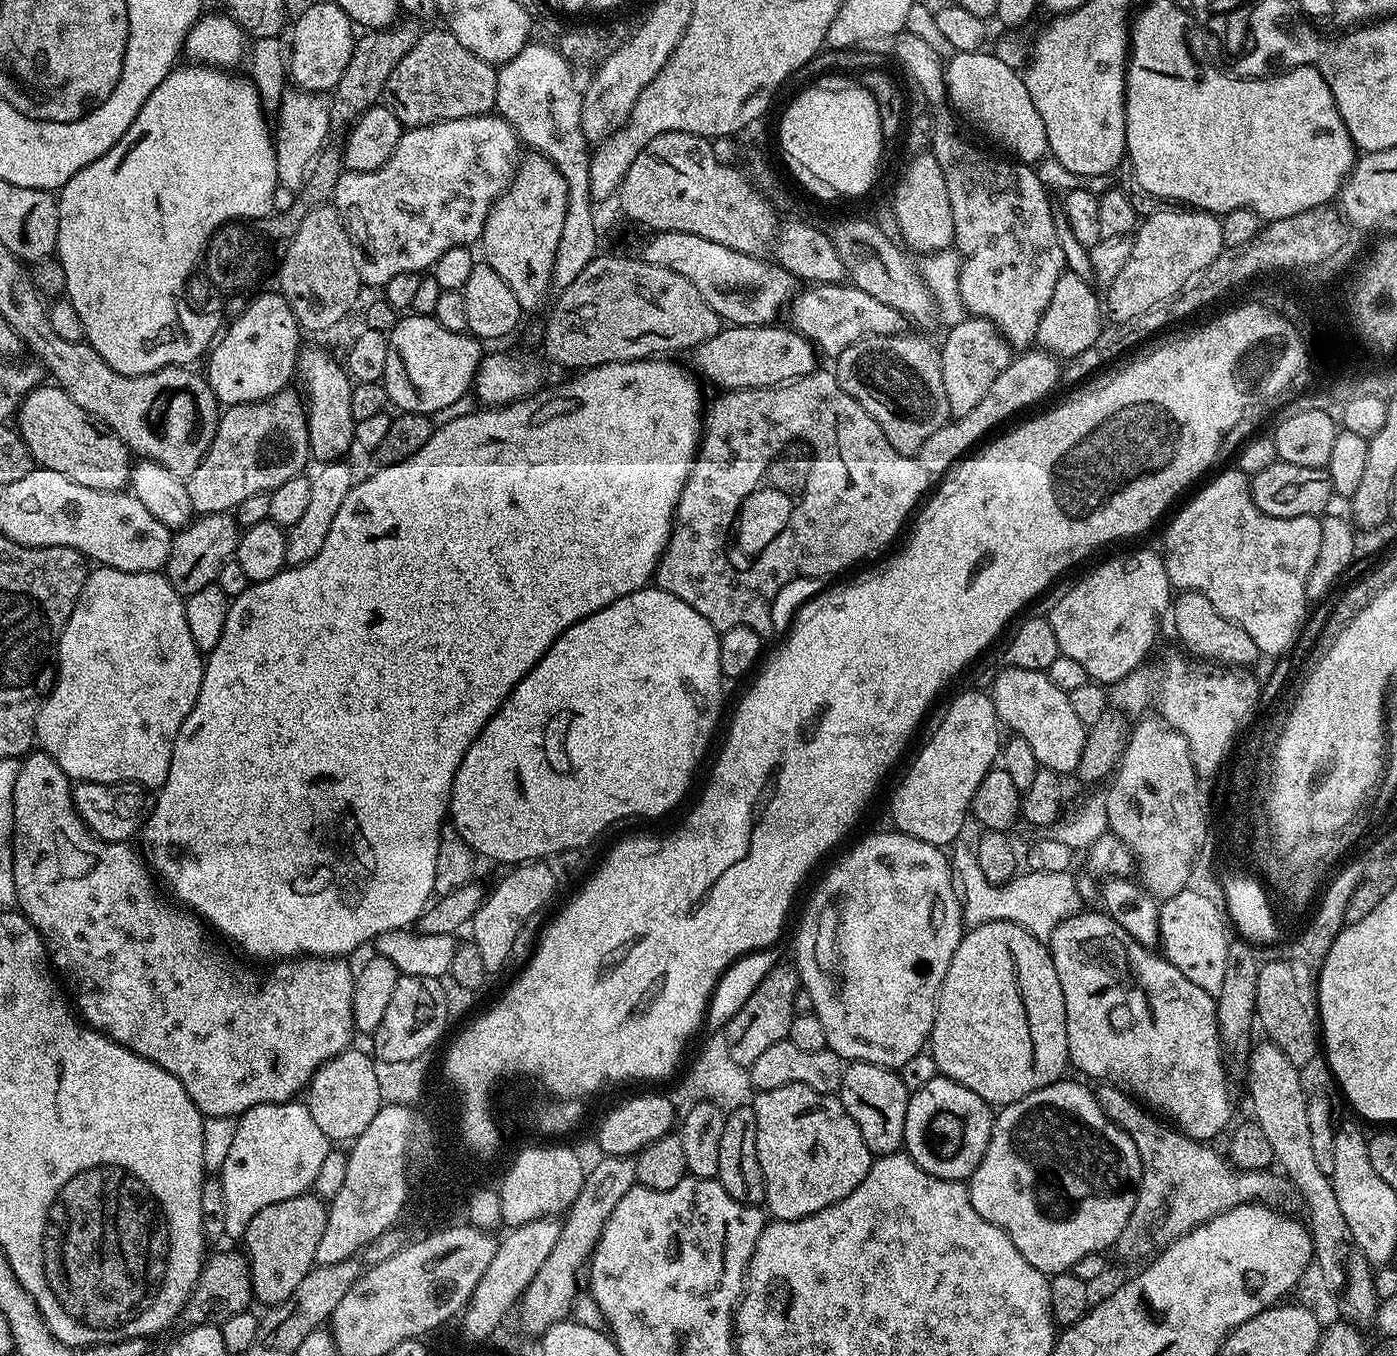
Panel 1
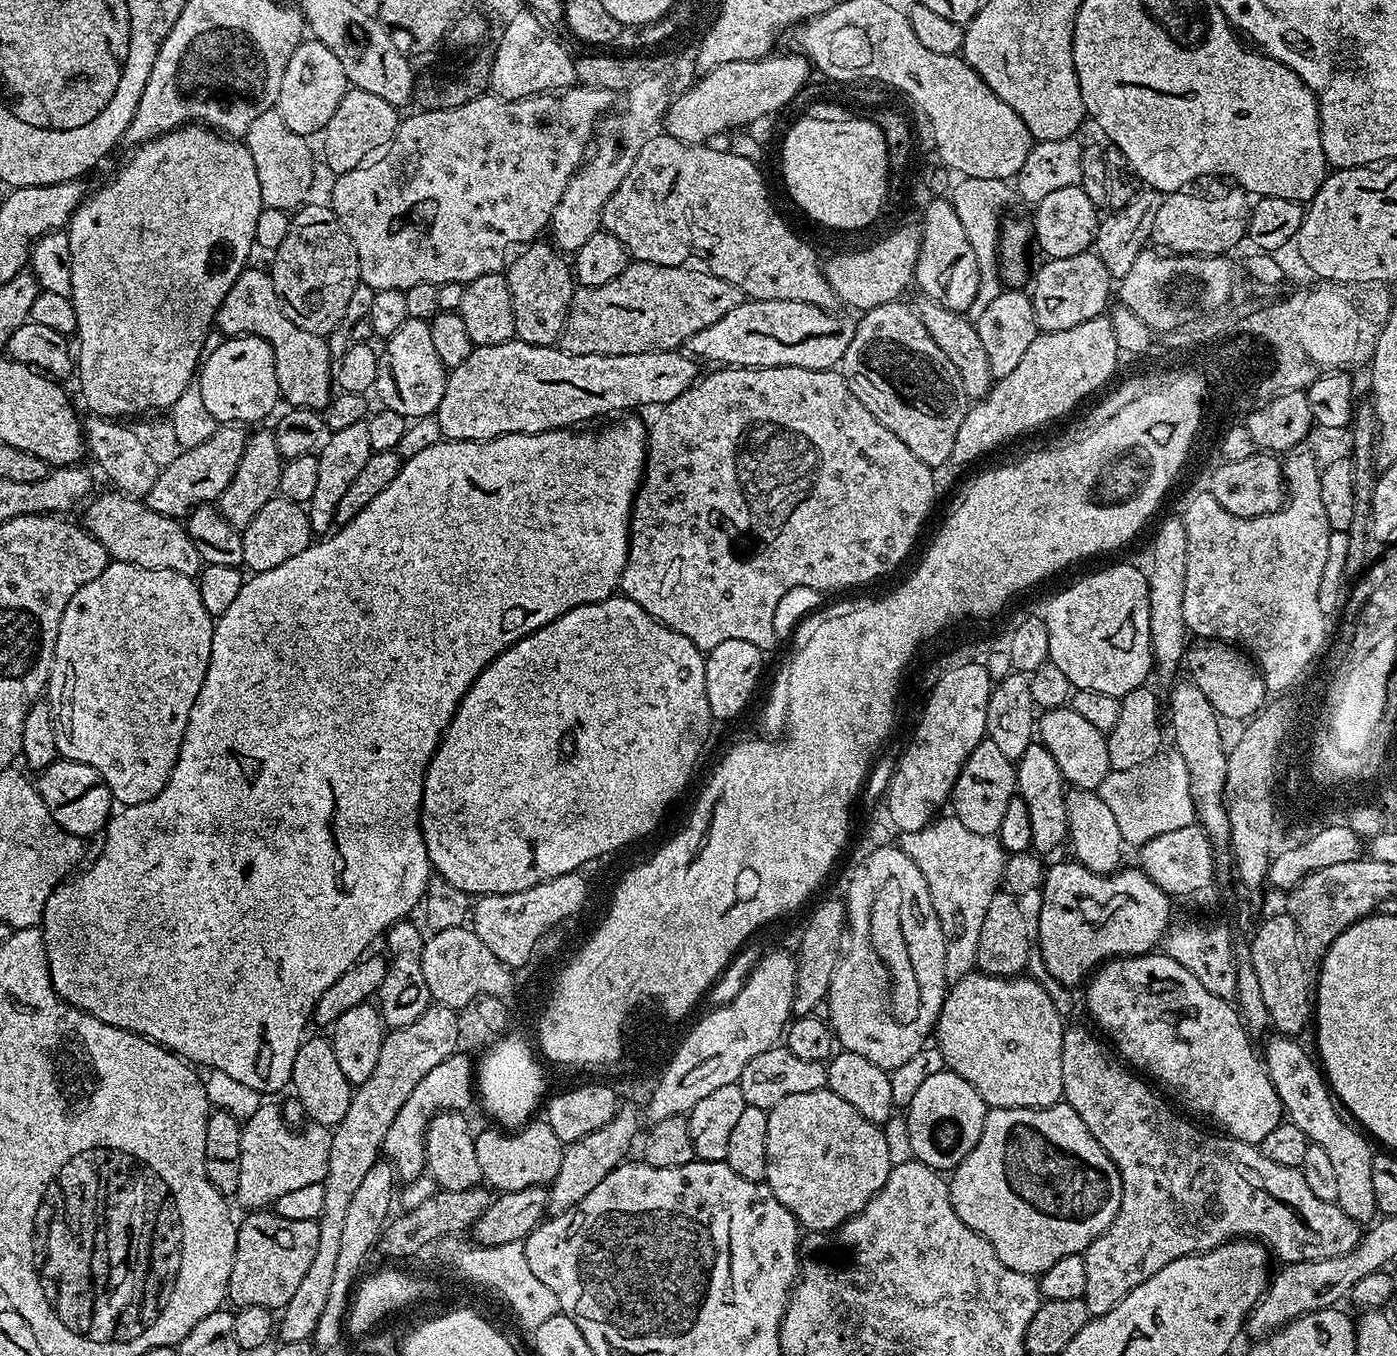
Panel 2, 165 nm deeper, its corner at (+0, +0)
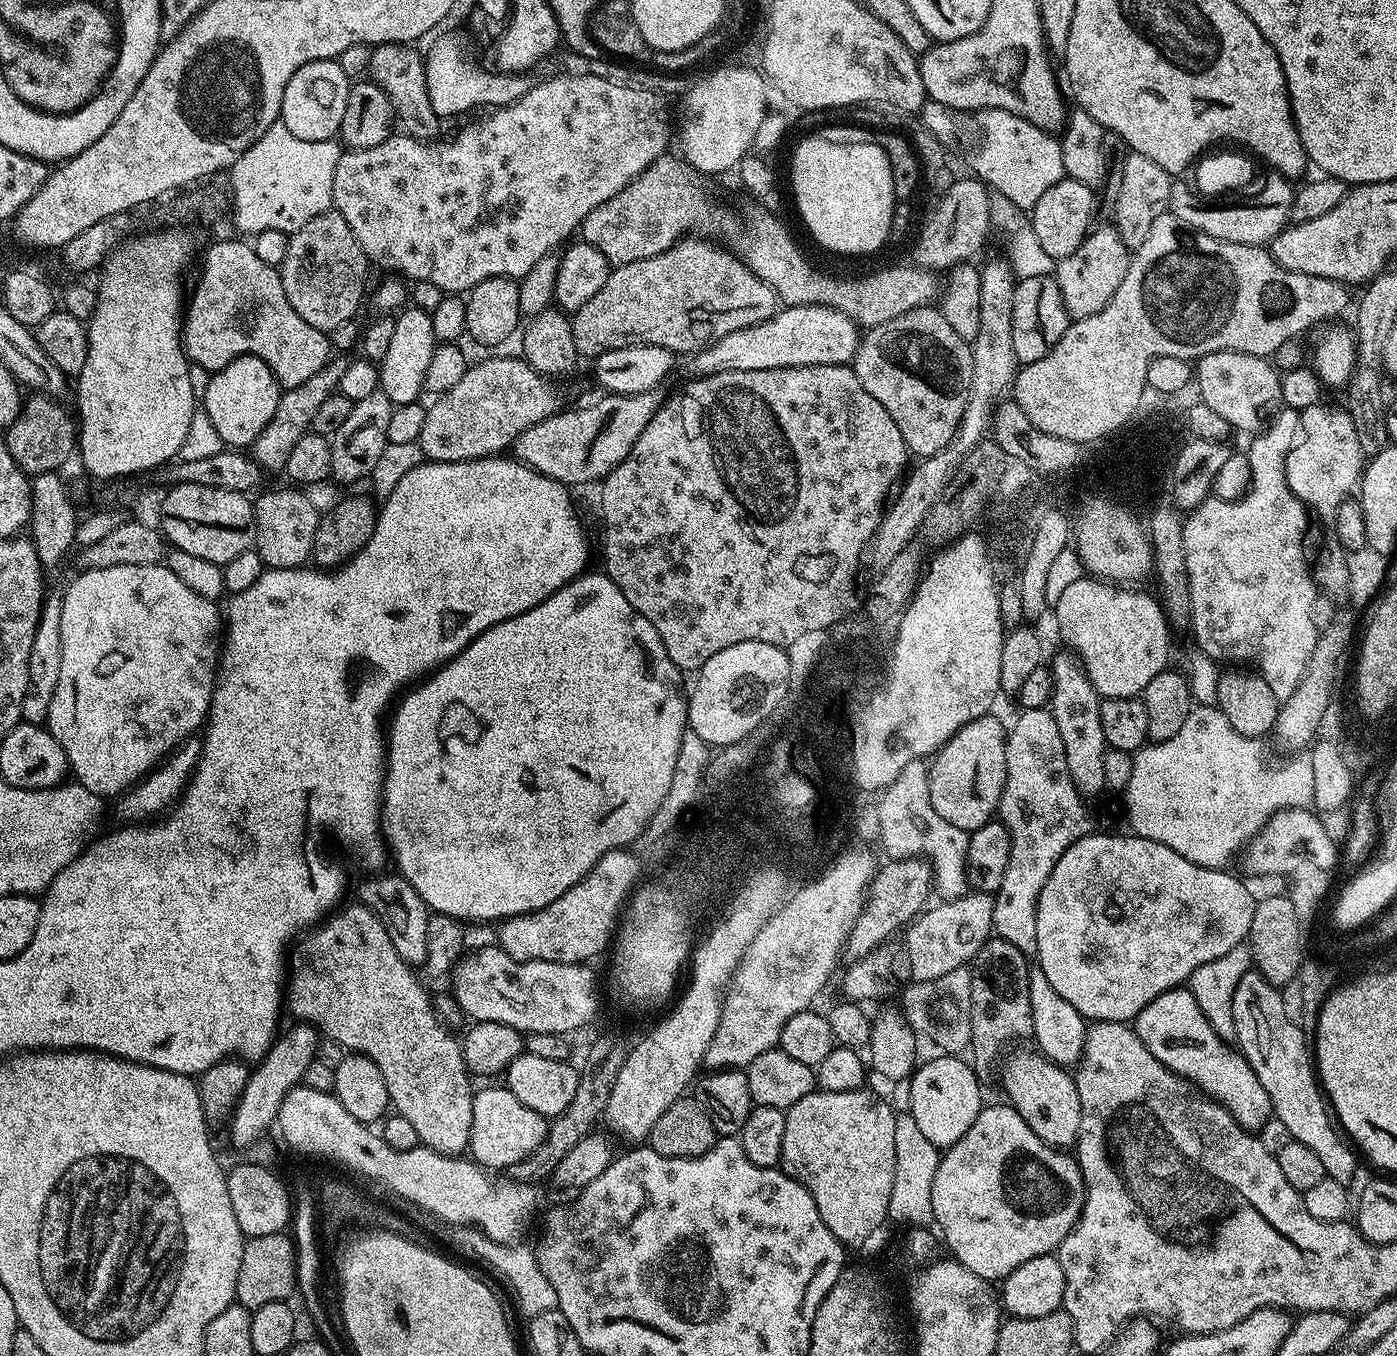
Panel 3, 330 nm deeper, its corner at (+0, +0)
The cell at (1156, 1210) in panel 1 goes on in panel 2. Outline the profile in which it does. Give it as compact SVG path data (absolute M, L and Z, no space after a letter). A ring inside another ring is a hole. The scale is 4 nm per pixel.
M1072 1026L1065 1027L1062 1034L1063 1103L1069 1104L1078 1114L1078 1118L1082 1118L1082 1122L1086 1122L1086 1130L1090 1130L1090 1134L1094 1134L1094 1138L1098 1138L1102 1150L1106 1150L1106 1154L1110 1154L1110 1158L1122 1178L1122 1202L1118 1206L1118 1214L1114 1214L1114 1222L1110 1222L1110 1226L1106 1226L1104 1233L1096 1236L1094 1242L1090 1242L1090 1246L1082 1253L1086 1262L1084 1301L1088 1307L1089 1317L1101 1316L1109 1312L1114 1306L1118 1306L1118 1302L1122 1302L1122 1298L1126 1298L1126 1294L1130 1294L1130 1290L1134 1290L1134 1286L1142 1286L1142 1282L1146 1282L1146 1278L1153 1276L1162 1266L1166 1266L1183 1256L1192 1256L1196 1252L1209 1252L1217 1248L1219 1244L1227 1244L1229 1240L1237 1238L1258 1240L1275 1259L1277 1256L1280 1262L1284 1264L1334 1258L1356 1248L1356 1243L1359 1242L1362 1235L1361 1225L1348 1217L1335 1203L1322 1202L1322 1198L1314 1198L1314 1194L1310 1191L1310 1186L1307 1184L1304 1175L1300 1173L1299 1168L1278 1166L1278 1162L1270 1162L1270 1158L1266 1158L1260 1153L1259 1147L1255 1144L1247 1144L1227 1134L1211 1136L1210 1133L1203 1132L1200 1128L1192 1128L1191 1122L1183 1120L1171 1108L1173 1105L1163 1095L1160 1097L1155 1092L1157 1089L1147 1079L1141 1078L1131 1067L1121 1063L1115 1055L1112 1055L1113 1057L1108 1056L1109 1045L1103 1039L1101 1040L1095 1040L1084 1028L1072 1028Z

